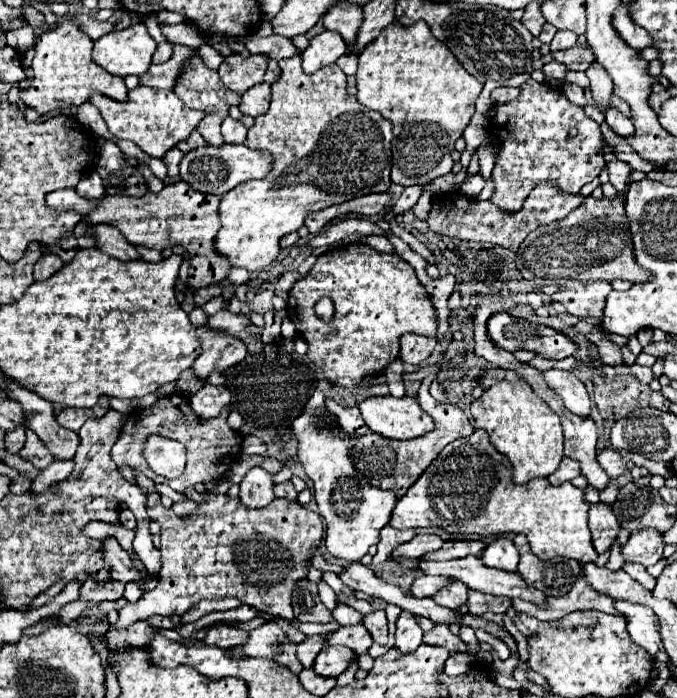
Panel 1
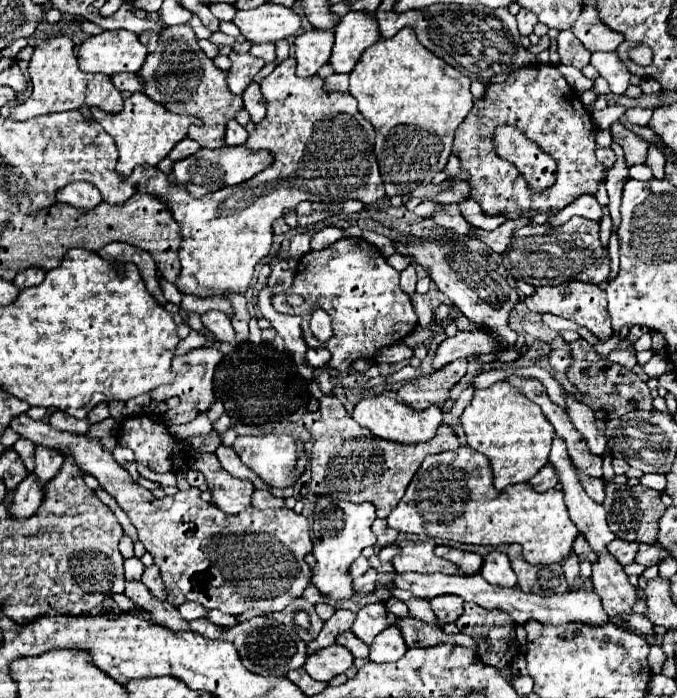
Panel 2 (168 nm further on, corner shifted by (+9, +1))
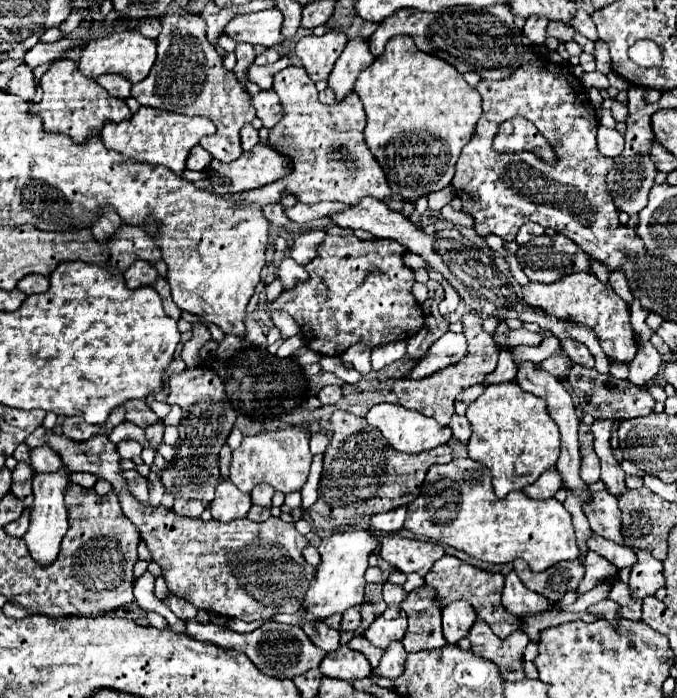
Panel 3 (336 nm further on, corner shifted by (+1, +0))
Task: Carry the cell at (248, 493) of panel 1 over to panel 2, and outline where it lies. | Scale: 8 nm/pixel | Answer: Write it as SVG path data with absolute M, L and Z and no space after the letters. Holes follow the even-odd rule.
M202 453L190 456L190 468L204 474L208 490L212 492L212 504L226 514L238 514L250 506L250 496L254 492L252 482L230 476L222 468L216 454Z

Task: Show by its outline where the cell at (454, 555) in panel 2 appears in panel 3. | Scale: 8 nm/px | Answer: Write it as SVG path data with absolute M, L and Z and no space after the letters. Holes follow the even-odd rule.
M444 555L442 559L438 559L434 563L434 567L428 571L428 575L424 579L426 579L426 585L436 589L436 595L440 597L442 605L448 605L448 603L458 601L458 599L468 601L476 609L478 617L484 619L500 639L504 639L506 635L510 635L512 631L522 627L522 623L520 623L520 619L516 615L504 613L504 607L500 603L502 587L504 587L504 577L500 573L490 573L490 571L478 569L478 567L458 559L458 557Z

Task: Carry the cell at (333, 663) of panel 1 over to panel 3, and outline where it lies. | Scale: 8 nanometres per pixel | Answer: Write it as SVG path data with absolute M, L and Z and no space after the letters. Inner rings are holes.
M340 645L334 653L328 653L324 657L324 661L320 663L322 675L334 677L334 679L344 679L344 681L368 677L370 671L372 671L372 667L370 667L368 659L362 653L352 651L348 645Z

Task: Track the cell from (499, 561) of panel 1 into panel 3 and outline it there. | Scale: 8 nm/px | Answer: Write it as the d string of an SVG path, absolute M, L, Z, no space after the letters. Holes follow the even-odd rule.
M510 571L506 575L502 605L518 617L524 617L526 613L542 613L542 611L546 611L546 607L550 607L546 597L542 597L534 591L528 591L528 587L522 585L516 571Z

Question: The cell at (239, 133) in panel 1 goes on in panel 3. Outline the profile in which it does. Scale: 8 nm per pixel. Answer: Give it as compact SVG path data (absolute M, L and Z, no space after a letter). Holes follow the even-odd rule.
M248 123L248 125L244 125L242 127L242 149L244 151L250 151L258 141L260 141L260 137L258 137L258 131Z

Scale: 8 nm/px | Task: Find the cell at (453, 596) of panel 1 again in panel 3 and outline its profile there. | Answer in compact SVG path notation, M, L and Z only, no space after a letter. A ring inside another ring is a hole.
M454 601L446 607L442 607L442 627L444 627L444 637L450 645L456 645L462 637L468 635L470 627L474 625L476 613L474 607L466 601Z

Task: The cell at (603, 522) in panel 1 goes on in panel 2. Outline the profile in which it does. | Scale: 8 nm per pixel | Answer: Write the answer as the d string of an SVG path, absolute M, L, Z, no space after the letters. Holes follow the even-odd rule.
M578 536L578 538L576 538L576 542L574 542L574 554L580 558L580 562L582 562L582 560L596 562L596 558L598 558L598 556L590 550L588 542L584 540L584 536Z

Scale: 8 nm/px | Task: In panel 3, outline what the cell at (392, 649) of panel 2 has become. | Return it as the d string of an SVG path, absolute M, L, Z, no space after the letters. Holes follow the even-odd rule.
M402 641L390 643L390 647L386 647L380 665L374 669L376 675L394 679L404 671L404 659L406 659L406 649L402 647Z

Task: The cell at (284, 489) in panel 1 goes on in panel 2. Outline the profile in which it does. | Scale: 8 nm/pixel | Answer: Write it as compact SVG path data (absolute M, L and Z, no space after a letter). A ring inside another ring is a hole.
M256 490L252 494L254 508L282 508L282 504L284 504L284 500L274 498L270 492L264 492L264 490Z

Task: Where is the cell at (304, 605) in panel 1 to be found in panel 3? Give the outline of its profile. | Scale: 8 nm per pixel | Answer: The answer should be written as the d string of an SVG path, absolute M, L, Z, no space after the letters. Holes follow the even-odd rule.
M318 619L314 623L304 623L302 629L316 647L320 647L328 653L336 651L340 645L340 633L336 629L330 629L322 619Z

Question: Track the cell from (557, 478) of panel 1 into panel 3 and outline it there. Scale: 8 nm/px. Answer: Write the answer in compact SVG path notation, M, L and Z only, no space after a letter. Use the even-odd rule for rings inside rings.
M552 467L548 469L538 481L534 481L532 485L528 485L526 489L522 489L528 497L532 499L550 499L554 497L554 493L562 487L562 479L558 475L558 471Z

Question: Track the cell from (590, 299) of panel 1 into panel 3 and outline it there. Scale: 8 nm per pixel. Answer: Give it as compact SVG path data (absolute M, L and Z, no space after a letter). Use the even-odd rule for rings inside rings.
M572 273L550 285L528 283L526 287L522 287L522 299L532 307L540 307L552 317L558 317L570 323L588 325L590 329L594 329L608 357L622 363L634 359L638 345L634 341L634 333L630 327L630 311L624 299L620 299L610 285L604 285L602 281L598 281L598 277L590 273Z

